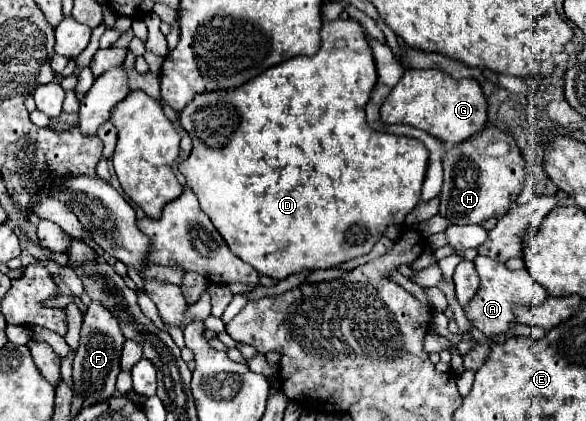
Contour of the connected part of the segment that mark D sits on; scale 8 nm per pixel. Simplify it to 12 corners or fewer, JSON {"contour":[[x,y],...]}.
{"contour":[[363,26],[179,114],[229,250],[285,280],[371,252],[429,152],[375,132]]}

